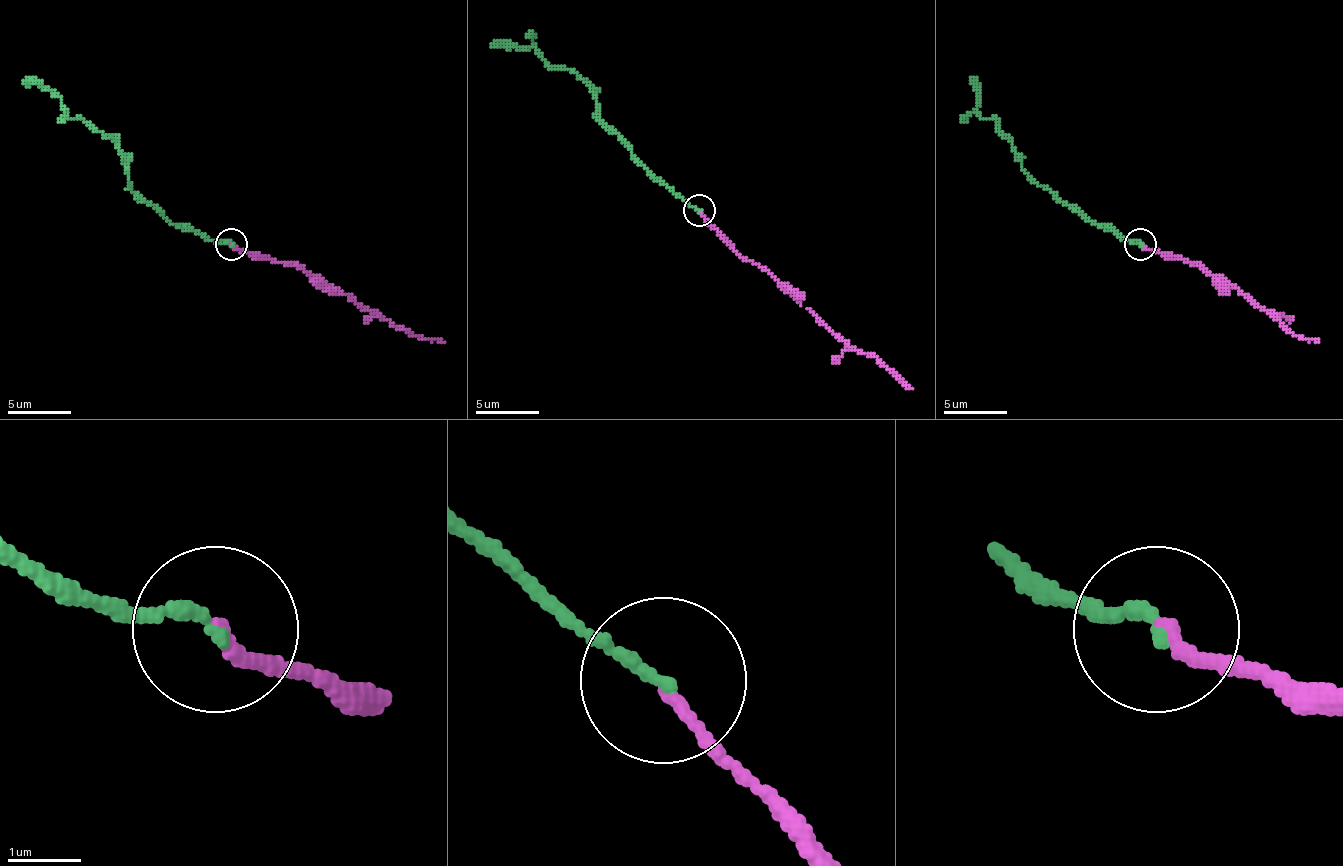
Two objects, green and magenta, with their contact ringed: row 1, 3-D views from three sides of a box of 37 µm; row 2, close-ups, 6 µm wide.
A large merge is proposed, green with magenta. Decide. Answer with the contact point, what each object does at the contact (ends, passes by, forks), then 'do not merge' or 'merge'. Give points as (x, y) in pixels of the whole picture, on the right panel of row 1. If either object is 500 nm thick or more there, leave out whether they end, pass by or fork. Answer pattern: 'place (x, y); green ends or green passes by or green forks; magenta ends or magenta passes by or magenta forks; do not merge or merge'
place (1140, 244); green ends; magenta ends; merge

